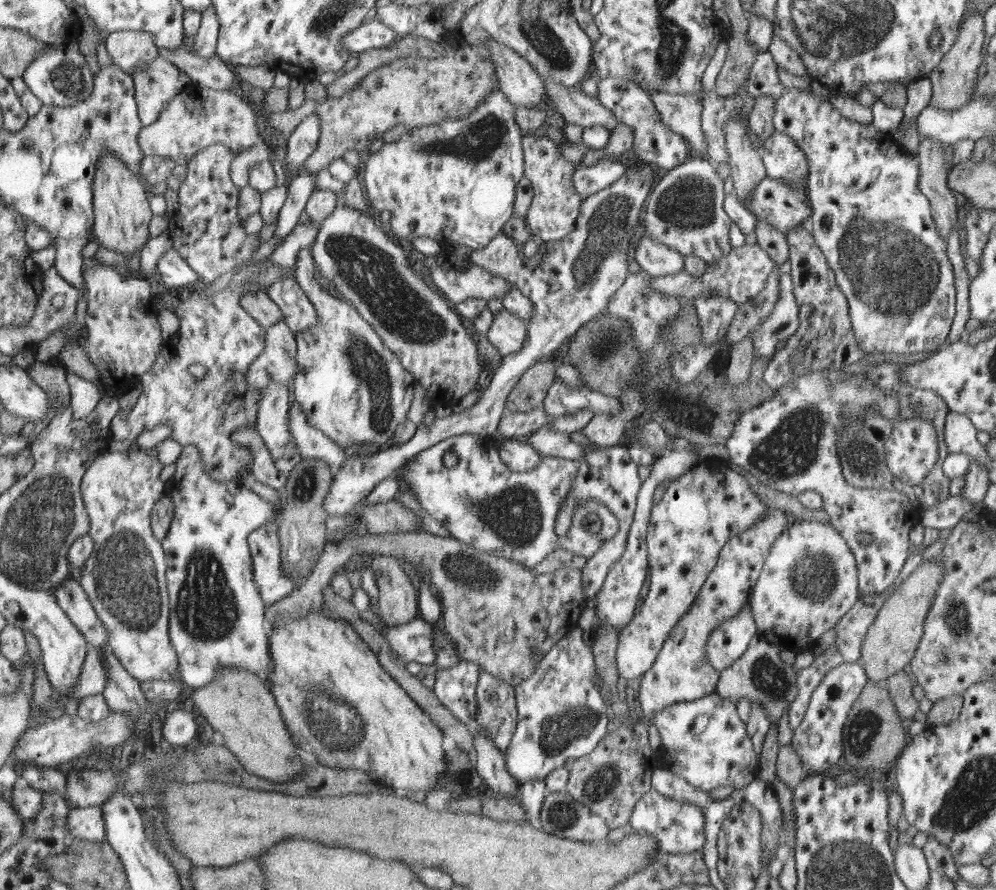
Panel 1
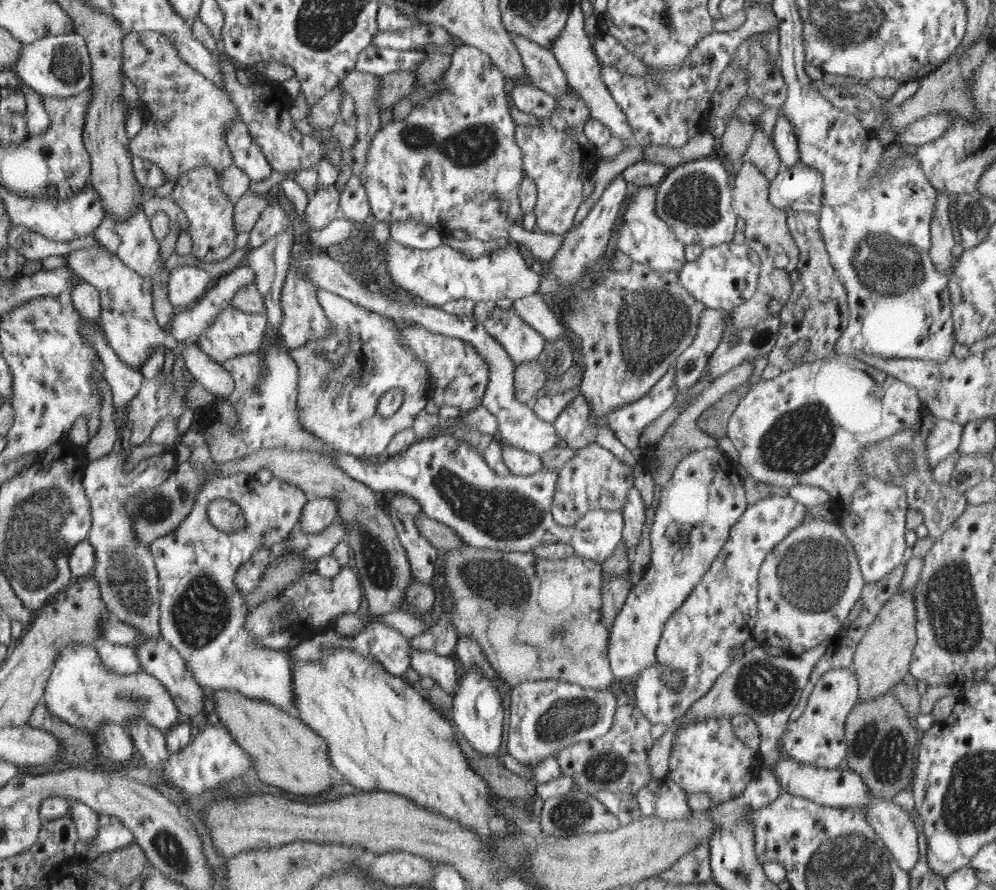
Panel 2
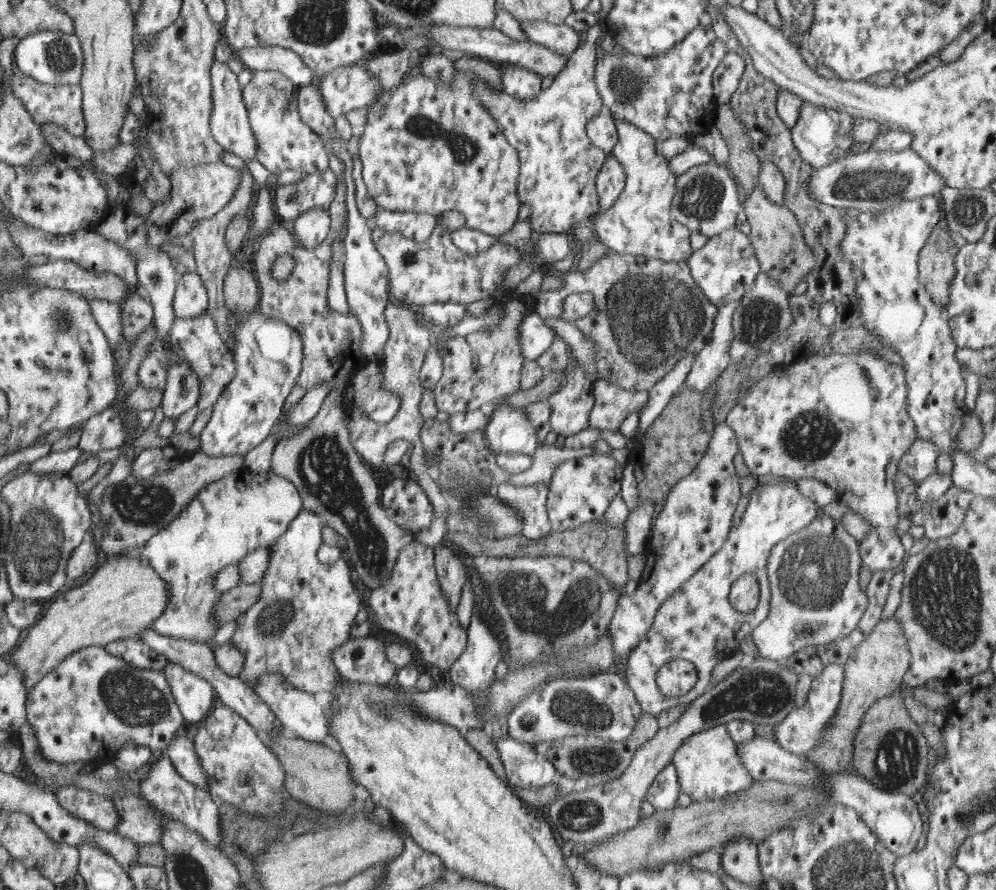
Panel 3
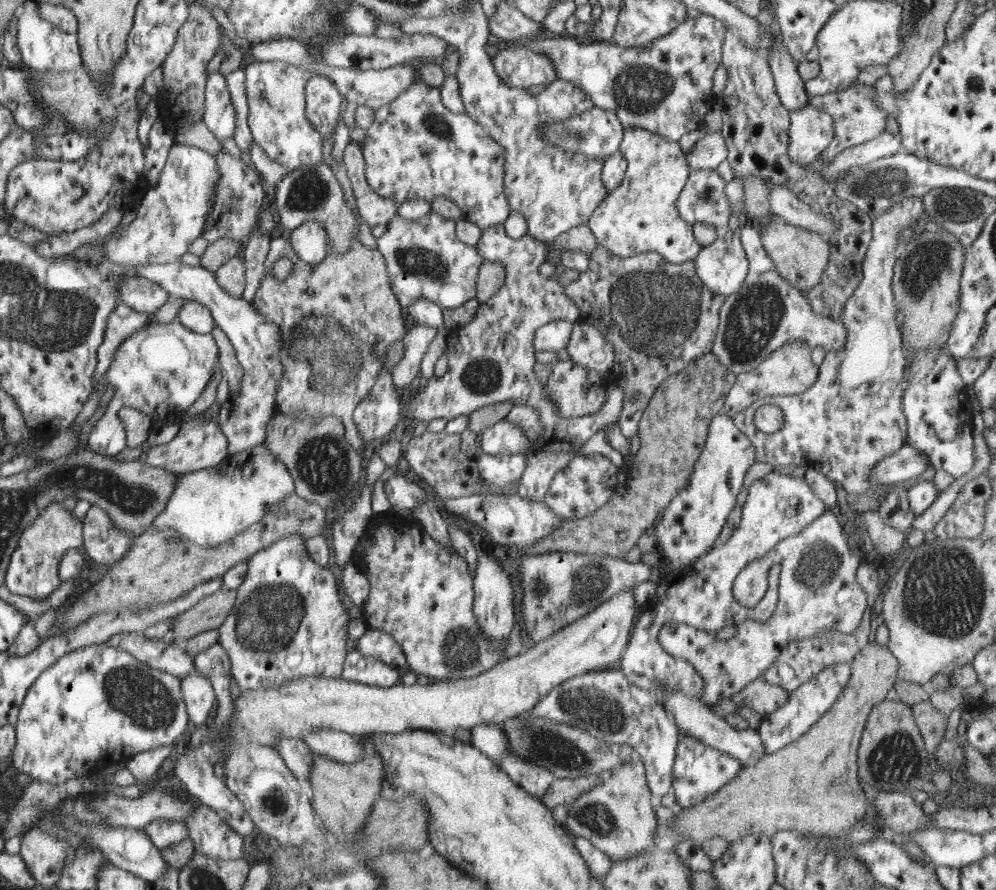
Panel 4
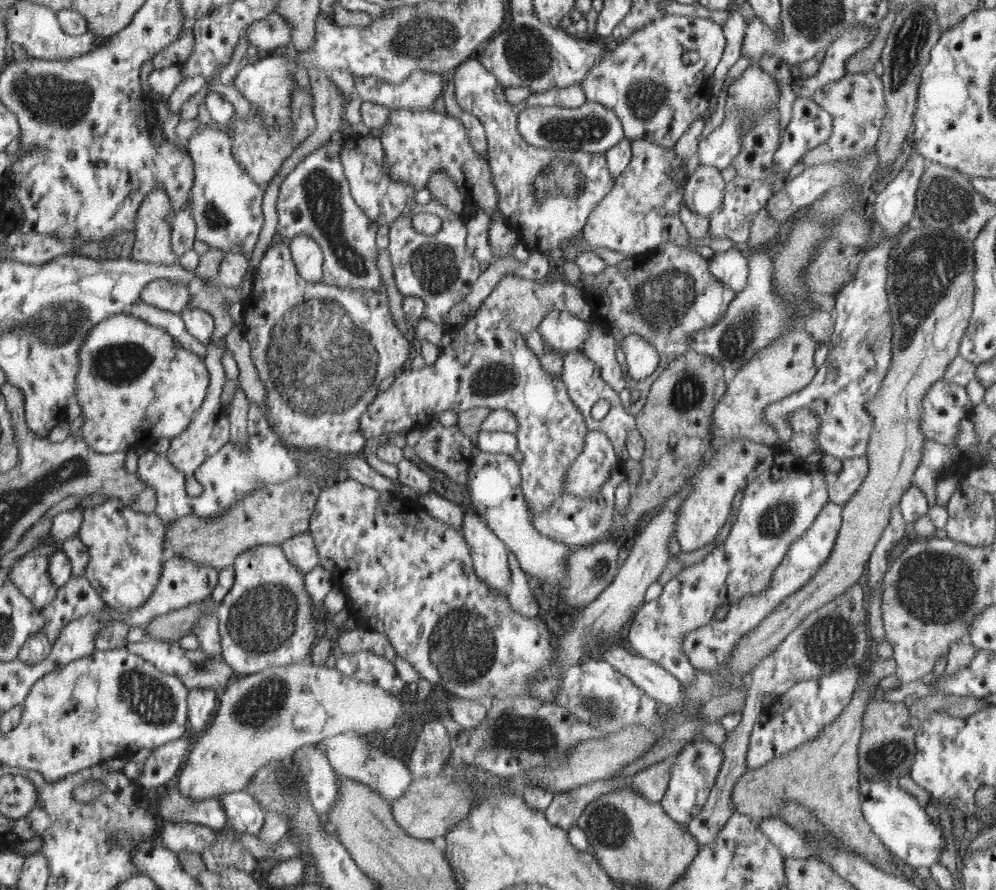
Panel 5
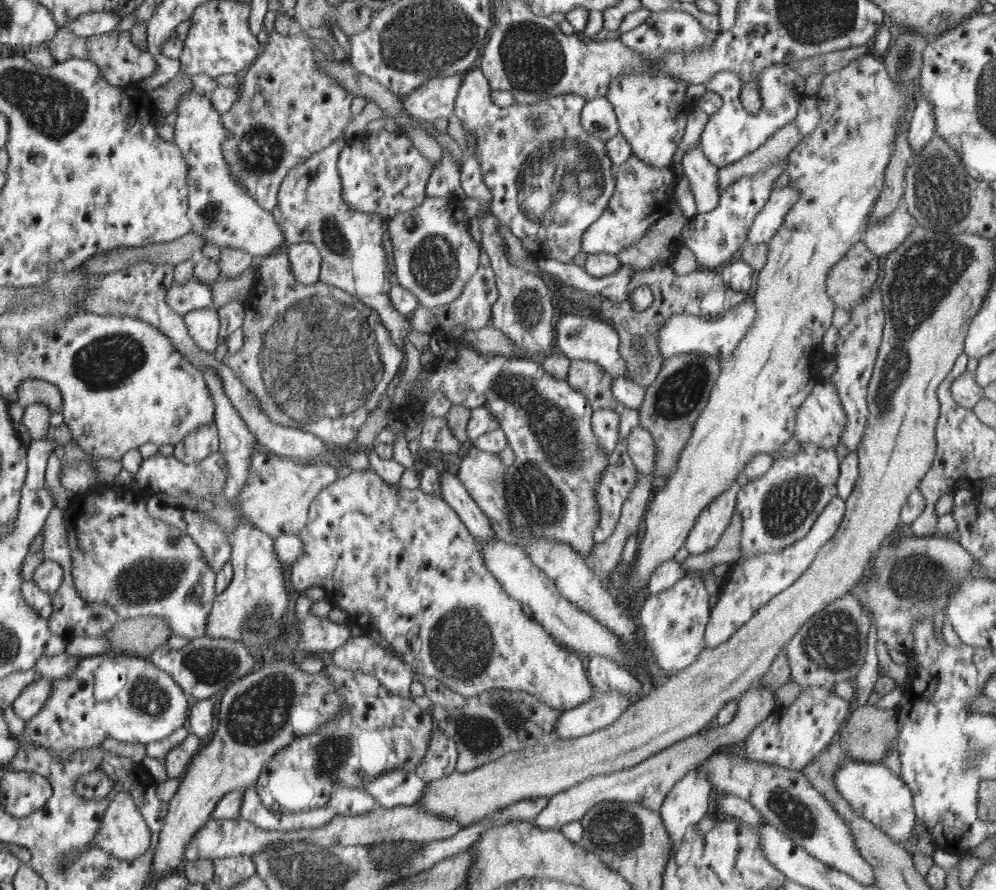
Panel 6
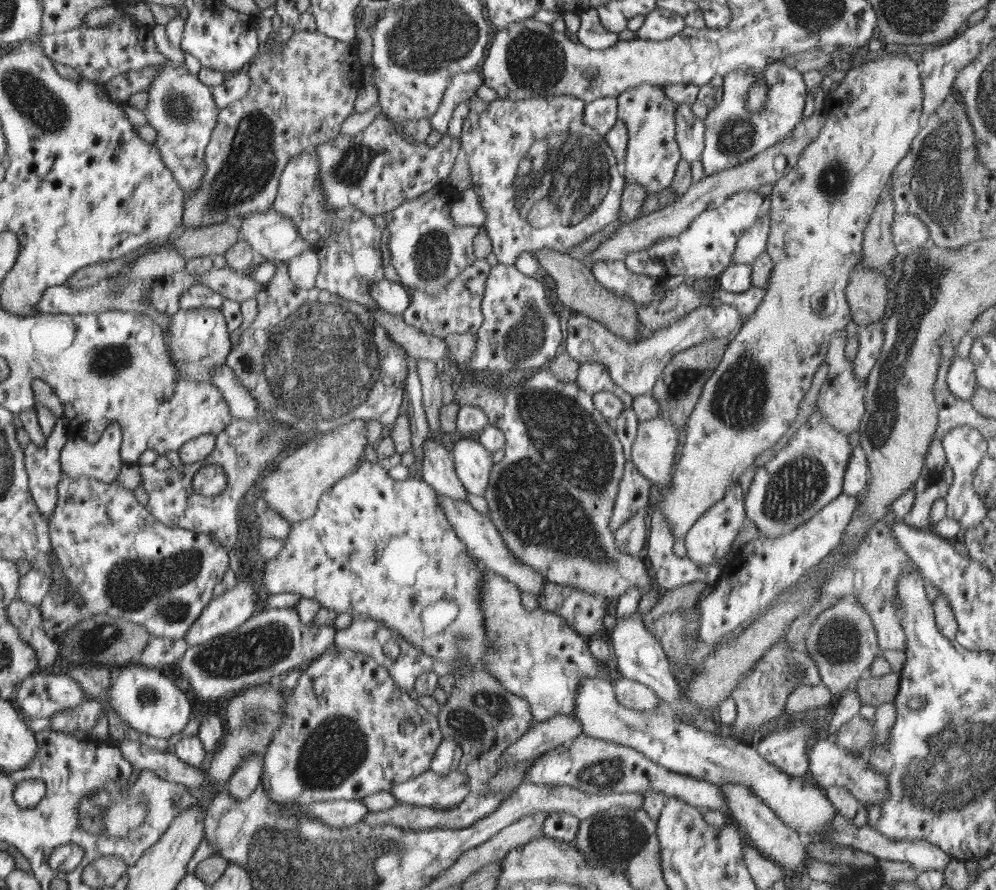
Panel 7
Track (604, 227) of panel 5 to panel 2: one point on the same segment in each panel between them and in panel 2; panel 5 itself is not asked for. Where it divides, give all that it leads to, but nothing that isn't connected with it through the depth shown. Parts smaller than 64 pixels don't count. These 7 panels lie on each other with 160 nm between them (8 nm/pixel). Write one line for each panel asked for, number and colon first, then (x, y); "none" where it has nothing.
2: (643, 236)
3: (639, 224)
4: (641, 216)

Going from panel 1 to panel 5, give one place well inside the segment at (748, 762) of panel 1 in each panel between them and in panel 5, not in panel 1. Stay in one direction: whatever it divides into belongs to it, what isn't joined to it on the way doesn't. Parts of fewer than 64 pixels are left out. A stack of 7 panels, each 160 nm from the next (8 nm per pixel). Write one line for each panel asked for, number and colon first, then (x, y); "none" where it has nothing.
2: (707, 757)
3: (708, 765)
4: (699, 770)
5: (694, 770)

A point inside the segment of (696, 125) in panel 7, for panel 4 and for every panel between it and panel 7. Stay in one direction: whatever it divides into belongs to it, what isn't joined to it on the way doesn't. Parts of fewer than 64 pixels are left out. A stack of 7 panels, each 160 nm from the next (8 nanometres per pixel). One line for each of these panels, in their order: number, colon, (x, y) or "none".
4: (702, 200)
5: (703, 195)
6: (701, 174)

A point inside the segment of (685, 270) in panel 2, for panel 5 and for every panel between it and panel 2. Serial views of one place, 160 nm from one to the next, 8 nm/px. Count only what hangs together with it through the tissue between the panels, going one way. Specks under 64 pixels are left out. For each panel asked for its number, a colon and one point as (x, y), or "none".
3: (725, 268)
4: (722, 266)
5: (730, 267)

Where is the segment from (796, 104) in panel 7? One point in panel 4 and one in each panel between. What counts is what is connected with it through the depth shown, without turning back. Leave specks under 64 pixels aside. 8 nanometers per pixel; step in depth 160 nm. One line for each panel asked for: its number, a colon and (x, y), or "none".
4: (710, 152)
5: (748, 97)
6: (731, 133)

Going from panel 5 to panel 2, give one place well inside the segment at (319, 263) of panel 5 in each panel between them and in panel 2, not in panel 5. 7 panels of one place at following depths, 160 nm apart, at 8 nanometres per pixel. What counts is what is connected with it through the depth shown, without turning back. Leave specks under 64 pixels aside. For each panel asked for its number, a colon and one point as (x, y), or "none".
2: (321, 210)
3: (312, 228)
4: (310, 242)

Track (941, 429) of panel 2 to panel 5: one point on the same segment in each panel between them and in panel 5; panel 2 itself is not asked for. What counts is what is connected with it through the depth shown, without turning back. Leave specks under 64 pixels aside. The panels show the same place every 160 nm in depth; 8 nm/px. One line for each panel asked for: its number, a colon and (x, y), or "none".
3: (920, 460)
4: (908, 463)
5: (841, 487)

